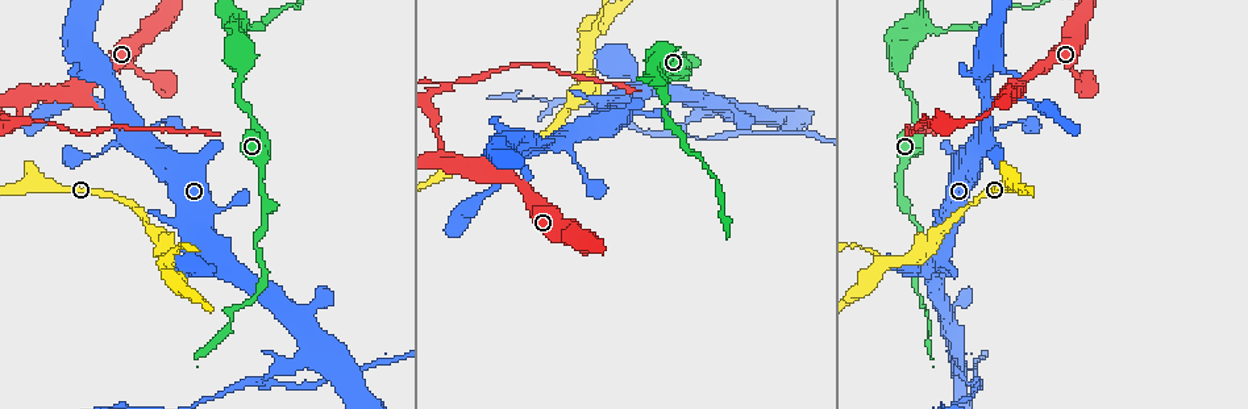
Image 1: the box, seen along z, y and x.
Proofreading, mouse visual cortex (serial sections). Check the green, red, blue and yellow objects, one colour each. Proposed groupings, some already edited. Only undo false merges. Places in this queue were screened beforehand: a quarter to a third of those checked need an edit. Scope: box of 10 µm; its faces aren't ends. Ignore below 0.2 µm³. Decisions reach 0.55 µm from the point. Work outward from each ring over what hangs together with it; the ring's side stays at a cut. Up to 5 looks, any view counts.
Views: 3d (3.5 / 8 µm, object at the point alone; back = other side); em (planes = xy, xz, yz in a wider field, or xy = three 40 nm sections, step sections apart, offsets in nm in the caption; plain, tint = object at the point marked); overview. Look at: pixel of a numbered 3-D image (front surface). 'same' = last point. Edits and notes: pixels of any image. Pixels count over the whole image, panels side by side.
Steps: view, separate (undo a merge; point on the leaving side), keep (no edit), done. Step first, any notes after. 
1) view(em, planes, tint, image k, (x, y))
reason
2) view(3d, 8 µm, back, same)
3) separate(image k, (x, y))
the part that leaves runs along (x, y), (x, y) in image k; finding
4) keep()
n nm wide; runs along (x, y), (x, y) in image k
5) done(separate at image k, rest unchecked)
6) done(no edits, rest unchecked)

view(3d, 3.5 µm, image 1, (17, 98))
sudden change in width

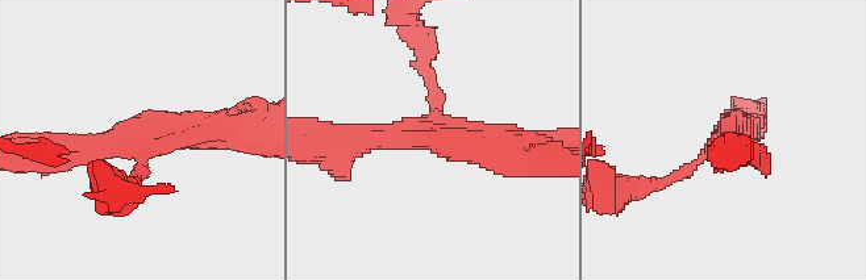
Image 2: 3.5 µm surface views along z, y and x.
view(em, xy, step 5, tint, image 2, (141, 145))
shape alone is not enough

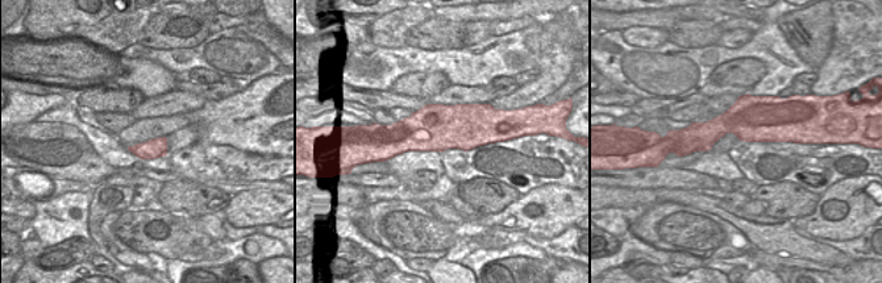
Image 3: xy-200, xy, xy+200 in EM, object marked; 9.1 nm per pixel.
separate(image 2, (417, 65))
the part that leaves runs along (433, 99), (425, 45), (408, 28) in image 2; two cells meet here

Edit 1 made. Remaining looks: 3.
view(3d, 8 µm, image 1, (895, 64))
sharp bend

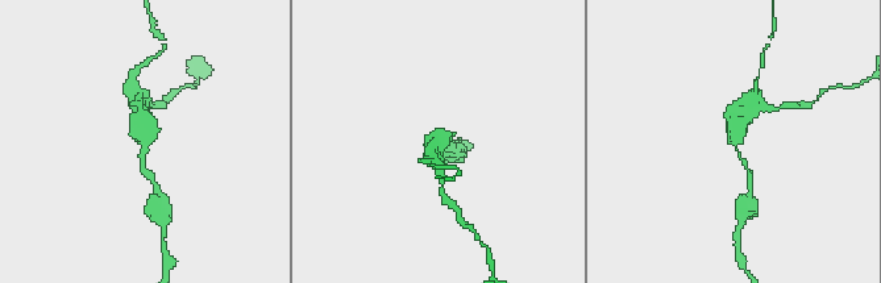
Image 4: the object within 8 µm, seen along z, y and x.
view(em, xy, step 2, tint, same)
shape alone is not enough

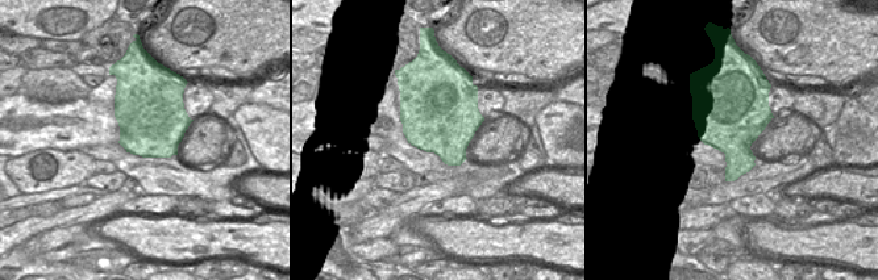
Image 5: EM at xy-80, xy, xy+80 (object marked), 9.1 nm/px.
keep()
runs along (747, 169), (732, 136), (756, 107) in image 4; continuous, no second cell

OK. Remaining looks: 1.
done(separate at image 2, rest unchecked)

